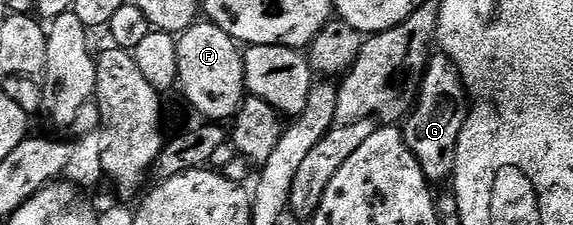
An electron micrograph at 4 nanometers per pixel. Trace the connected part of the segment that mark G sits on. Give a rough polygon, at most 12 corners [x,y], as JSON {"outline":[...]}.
{"outline":[[429,56],[402,132],[429,183],[454,171],[468,91]]}

